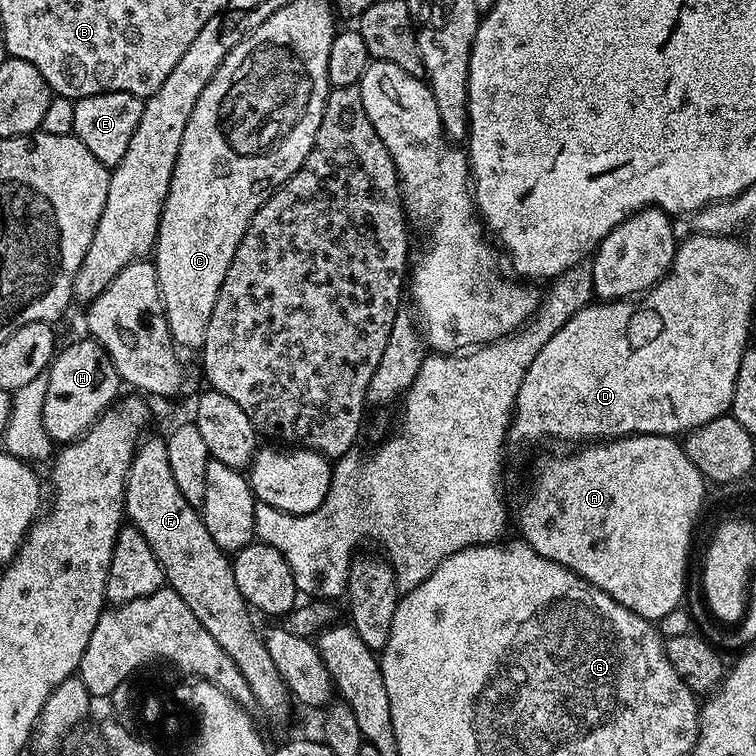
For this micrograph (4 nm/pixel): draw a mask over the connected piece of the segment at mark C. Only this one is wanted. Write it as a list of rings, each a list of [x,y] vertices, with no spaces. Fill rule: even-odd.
[[[282,44],[280,48],[286,54],[288,58],[286,63],[292,67],[293,72],[288,75],[288,80],[282,80],[282,88],[274,88],[274,114],[266,114],[268,120],[262,132],[292,134],[292,140],[272,140],[272,144],[262,150],[260,162],[240,160],[232,156],[224,140],[220,141],[222,136],[218,136],[218,132],[213,129],[216,125],[219,99],[216,94],[210,92],[204,92],[203,99],[196,108],[196,114],[192,116],[192,123],[188,123],[187,132],[182,134],[182,144],[172,170],[176,178],[169,182],[168,196],[164,199],[164,212],[160,215],[160,232],[156,235],[154,249],[160,297],[164,299],[164,313],[168,319],[168,328],[172,331],[172,339],[177,345],[203,345],[206,326],[210,326],[210,314],[214,314],[214,302],[226,278],[226,270],[230,270],[230,262],[254,214],[272,197],[276,189],[282,187],[303,166],[304,159],[312,153],[316,143],[316,131],[322,122],[322,114],[330,91],[328,62],[312,62],[312,70],[310,70],[306,66],[306,60],[297,60],[294,44]]]

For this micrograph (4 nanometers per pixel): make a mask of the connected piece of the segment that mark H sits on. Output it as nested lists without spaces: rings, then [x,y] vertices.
[[[86,338],[76,340],[65,346],[64,350],[55,355],[47,373],[48,389],[44,403],[44,428],[48,436],[57,445],[64,446],[81,437],[93,424],[99,420],[102,413],[108,411],[110,405],[117,399],[116,391],[122,388],[122,381],[116,372],[114,362],[108,356],[108,349],[99,340]]]

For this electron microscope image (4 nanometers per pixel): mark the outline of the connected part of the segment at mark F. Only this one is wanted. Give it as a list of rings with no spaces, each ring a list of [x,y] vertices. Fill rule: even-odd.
[[[163,439],[148,442],[146,440],[139,445],[137,454],[132,459],[132,469],[128,472],[124,503],[127,519],[129,516],[133,520],[131,523],[139,528],[140,533],[150,542],[154,554],[160,559],[165,581],[176,589],[176,593],[186,602],[186,606],[192,605],[190,578],[200,576],[192,576],[198,574],[192,572],[198,568],[190,566],[190,560],[196,560],[198,544],[215,544],[215,542],[204,525],[204,519],[197,505],[182,498],[182,490],[172,477],[168,461],[168,445]]]

